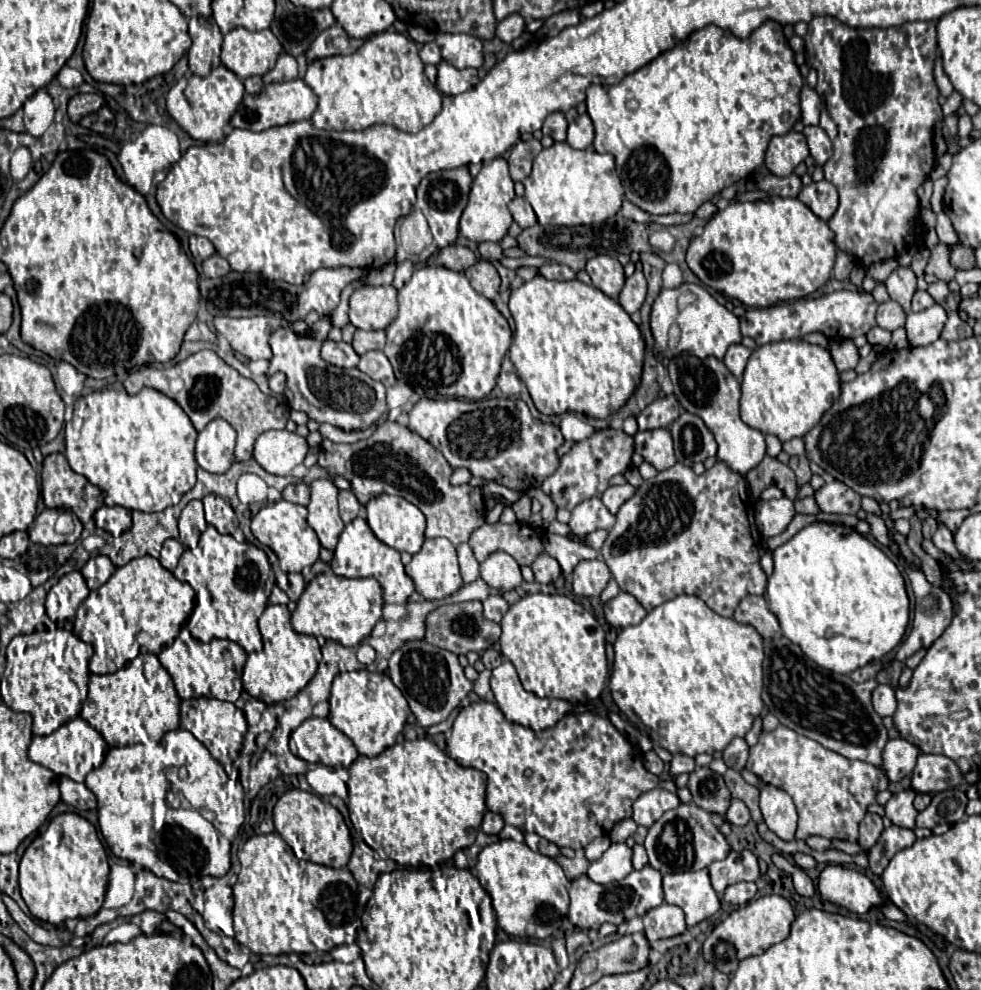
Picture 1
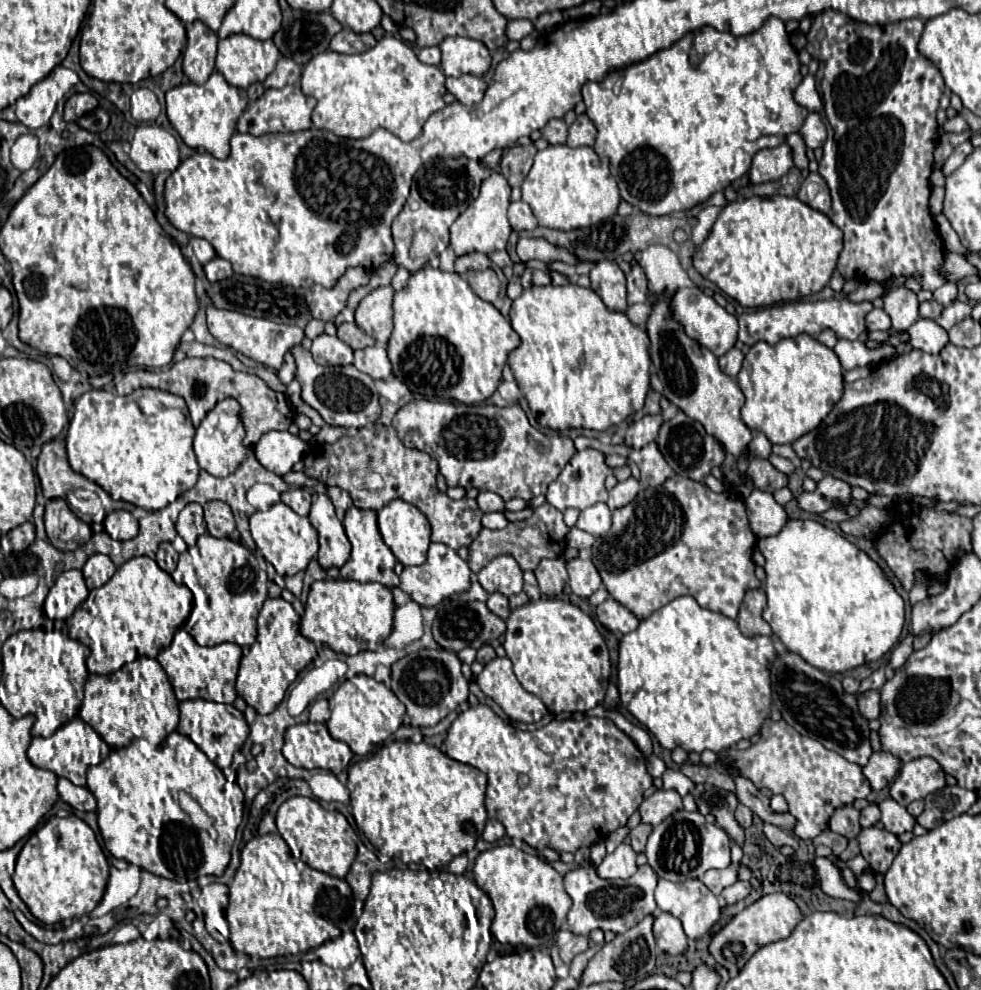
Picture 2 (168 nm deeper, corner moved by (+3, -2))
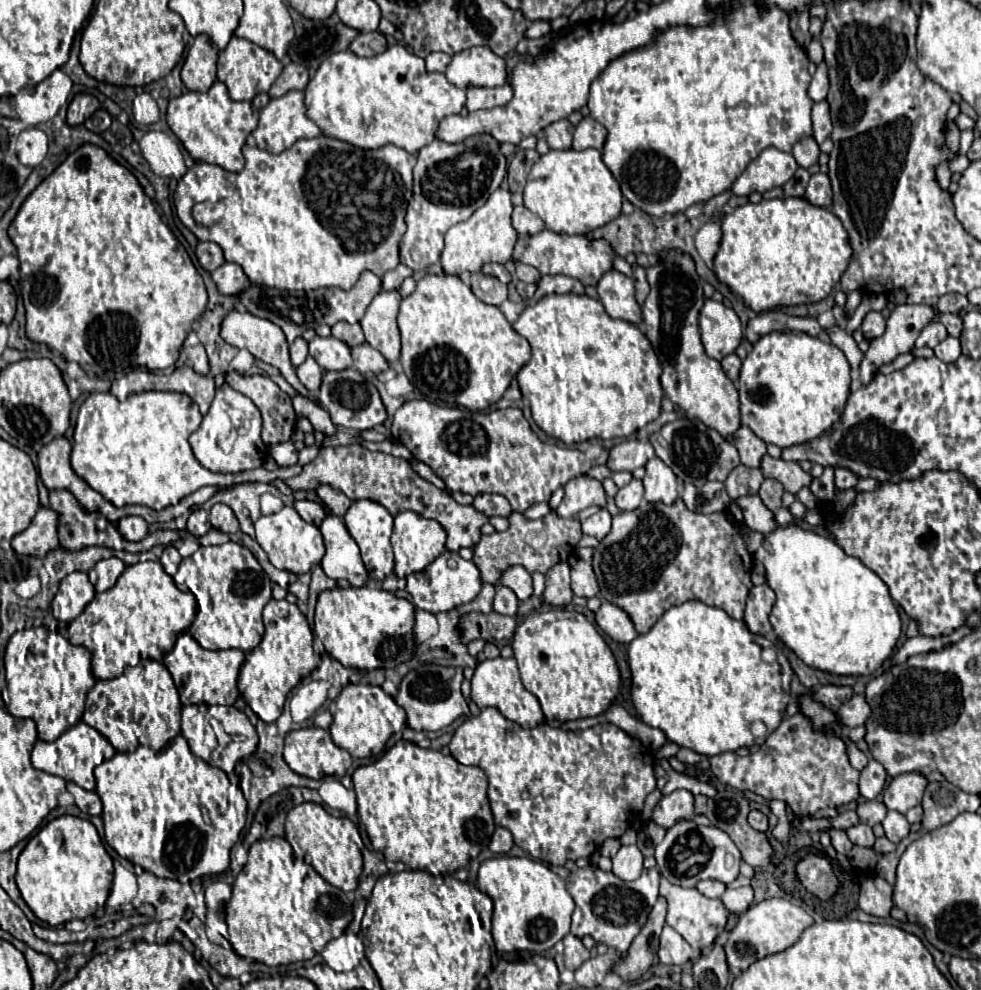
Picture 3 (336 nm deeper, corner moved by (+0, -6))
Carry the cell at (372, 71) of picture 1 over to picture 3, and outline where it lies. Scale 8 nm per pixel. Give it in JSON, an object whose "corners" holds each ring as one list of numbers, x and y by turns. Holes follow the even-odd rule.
{"corners":[[404,45,388,47,374,57,358,57,354,51,340,51,322,61,316,75,304,89,306,115,322,129,326,137,346,141,358,149,380,149,388,143,416,155,424,145,432,143,438,131,438,123,462,111,466,103,466,91,446,81,444,73,430,73,424,67,424,59,410,53]]}

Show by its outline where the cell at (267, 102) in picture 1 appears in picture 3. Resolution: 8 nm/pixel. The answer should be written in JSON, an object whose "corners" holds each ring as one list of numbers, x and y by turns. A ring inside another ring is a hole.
{"corners":[[290,91,278,99,270,99,270,103,260,111,260,123,258,129,252,133,256,145,268,153,282,153,290,149,298,139,314,139,322,131,320,127,306,117,304,109,304,93,302,91]]}

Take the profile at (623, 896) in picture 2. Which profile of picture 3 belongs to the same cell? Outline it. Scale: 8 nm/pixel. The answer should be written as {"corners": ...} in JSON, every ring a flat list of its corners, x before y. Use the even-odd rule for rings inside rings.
{"corners":[[596,865,572,871,566,879,566,889,576,903,570,933,578,939,590,935,596,943,604,943,620,953,626,953,658,899,658,885,660,873,656,869,644,869,636,881,622,881,612,871,602,871]]}

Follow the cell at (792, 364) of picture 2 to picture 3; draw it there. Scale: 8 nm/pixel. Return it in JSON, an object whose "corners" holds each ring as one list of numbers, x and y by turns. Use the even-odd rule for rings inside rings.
{"corners":[[774,331,754,343,754,349,742,361,738,393,742,425,750,427,764,443,784,449,818,437,840,419,850,395,850,365,836,345,822,341,820,337,812,337,802,331]]}

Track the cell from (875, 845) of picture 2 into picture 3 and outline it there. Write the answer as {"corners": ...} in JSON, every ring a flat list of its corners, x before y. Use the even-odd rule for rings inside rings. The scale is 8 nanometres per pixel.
{"corners":[[864,823,854,825,854,827,846,829,846,833,848,833,850,841,852,841,854,845,860,845,860,847,872,847,872,845,874,845,874,841,876,841,876,837,874,837,872,829,870,829,868,825,864,825]]}

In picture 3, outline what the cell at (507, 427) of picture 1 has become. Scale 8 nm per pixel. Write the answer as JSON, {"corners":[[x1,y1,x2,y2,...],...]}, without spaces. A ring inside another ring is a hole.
{"corners":[[412,399,394,413,390,431,416,459,432,467,448,489,474,497,480,493,504,495,512,511,518,513,524,513,534,503,548,501,558,487,590,469,590,461,582,451,540,441,516,407,478,413,462,407,440,407,426,399]]}

